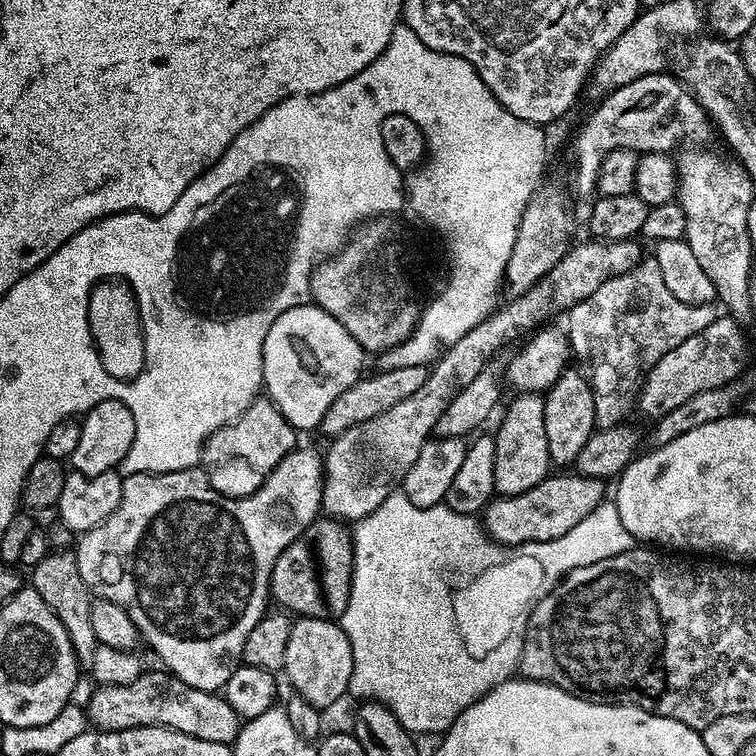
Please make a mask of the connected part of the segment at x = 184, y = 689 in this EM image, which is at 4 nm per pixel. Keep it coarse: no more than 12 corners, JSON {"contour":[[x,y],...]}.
{"contour":[[167,670],[97,687],[102,732],[173,728],[231,745],[241,719],[223,695]]}

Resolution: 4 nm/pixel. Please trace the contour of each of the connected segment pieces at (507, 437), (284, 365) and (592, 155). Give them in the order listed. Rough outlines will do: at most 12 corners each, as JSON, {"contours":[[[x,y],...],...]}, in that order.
{"contours":[[[513,395],[494,432],[494,486],[550,475],[544,396]],[[315,302],[278,314],[262,388],[297,433],[362,379],[364,348]],[[667,71],[603,99],[572,140],[572,184],[597,191],[610,150],[703,145],[708,113]]]}

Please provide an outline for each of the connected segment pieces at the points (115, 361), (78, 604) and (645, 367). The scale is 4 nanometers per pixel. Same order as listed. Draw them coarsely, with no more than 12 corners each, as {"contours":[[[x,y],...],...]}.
{"contours":[[[119,278],[95,284],[90,334],[105,377],[148,362],[142,304]],[[49,551],[30,569],[32,589],[66,626],[76,659],[97,646],[94,596],[75,551]],[[655,258],[567,309],[597,429],[717,318],[678,302]]]}

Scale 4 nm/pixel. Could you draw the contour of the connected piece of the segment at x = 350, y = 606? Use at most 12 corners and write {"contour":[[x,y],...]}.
{"contour":[[391,492],[352,534],[349,693],[443,734],[618,506],[505,546]]}

